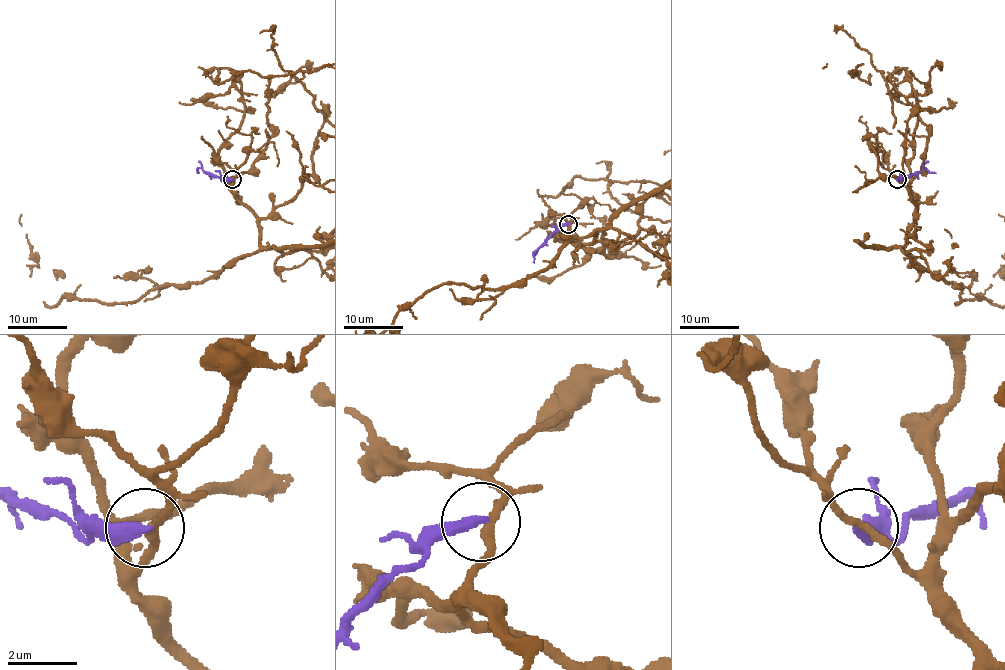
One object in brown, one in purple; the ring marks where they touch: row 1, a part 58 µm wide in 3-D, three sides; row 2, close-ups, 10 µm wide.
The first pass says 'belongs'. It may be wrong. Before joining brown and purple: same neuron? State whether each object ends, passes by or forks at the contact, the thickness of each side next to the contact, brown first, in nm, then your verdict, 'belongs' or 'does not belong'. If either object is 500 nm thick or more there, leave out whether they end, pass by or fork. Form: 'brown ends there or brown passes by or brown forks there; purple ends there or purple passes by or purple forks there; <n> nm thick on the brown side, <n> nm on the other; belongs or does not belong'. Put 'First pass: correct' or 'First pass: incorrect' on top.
First pass: correct
brown passes by; purple ends there; 240 nm thick on the brown side, 380 nm on the other; belongs

